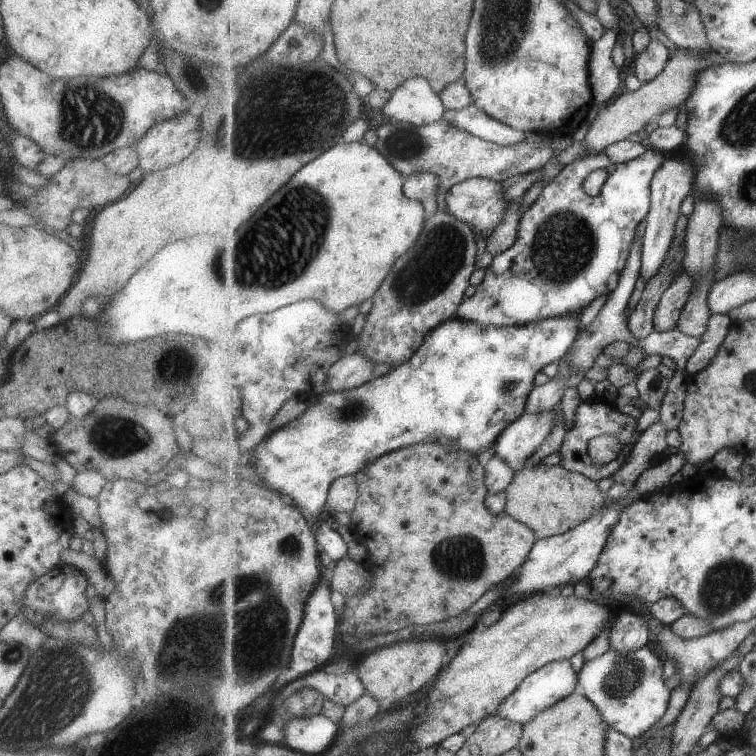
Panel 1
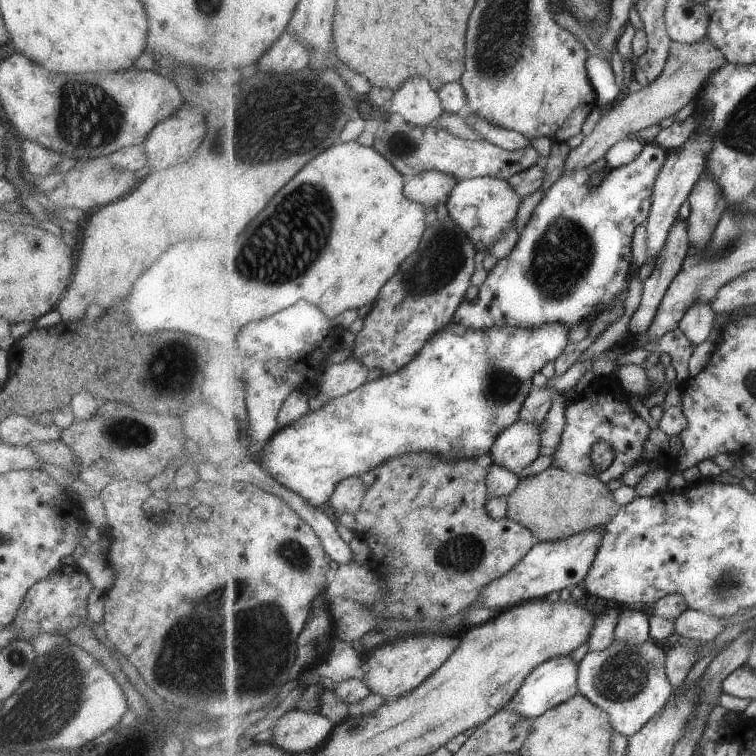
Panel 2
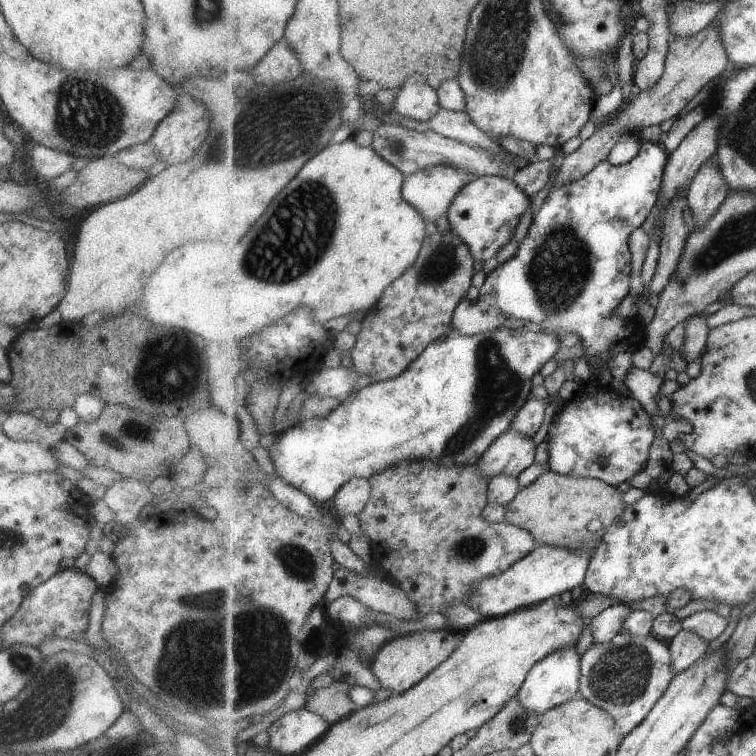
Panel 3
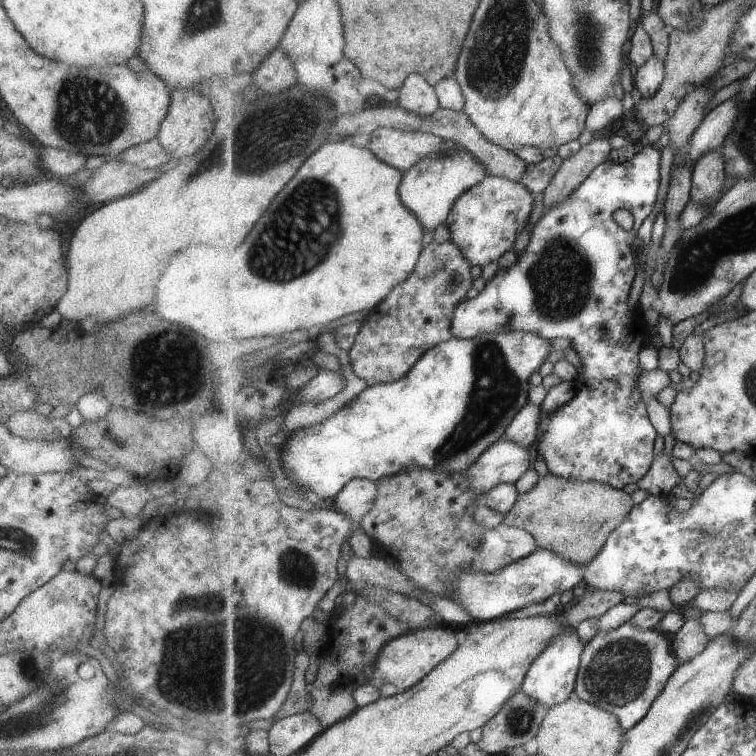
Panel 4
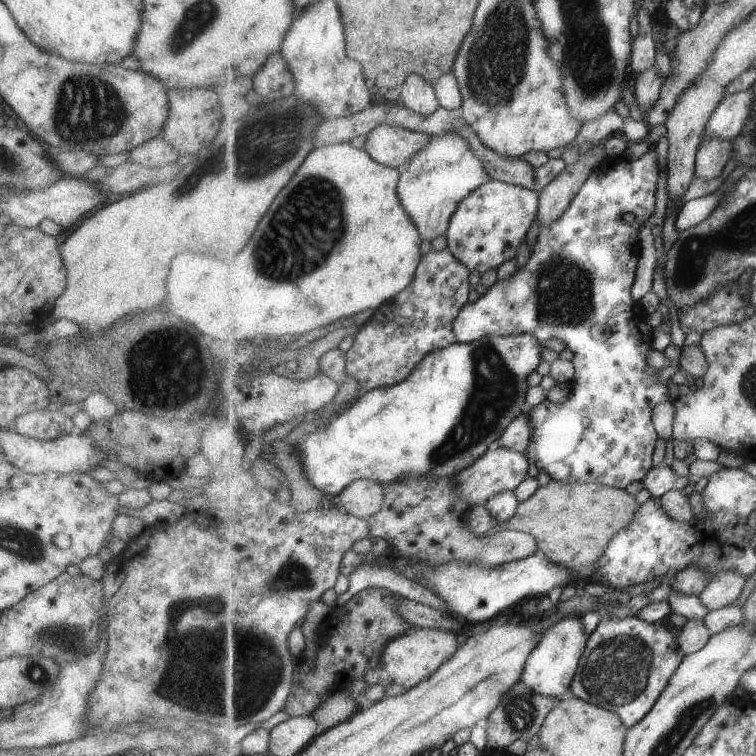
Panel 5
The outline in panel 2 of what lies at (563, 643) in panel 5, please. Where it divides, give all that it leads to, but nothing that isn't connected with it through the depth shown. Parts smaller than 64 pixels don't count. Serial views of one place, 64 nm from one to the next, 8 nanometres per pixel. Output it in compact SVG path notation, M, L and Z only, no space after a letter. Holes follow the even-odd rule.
M569 654L549 658L529 674L524 685L513 696L513 700L509 702L507 707L511 710L517 710L517 714L521 714L523 718L536 719L547 710L563 704L580 692L578 686L579 667L580 662L575 663Z

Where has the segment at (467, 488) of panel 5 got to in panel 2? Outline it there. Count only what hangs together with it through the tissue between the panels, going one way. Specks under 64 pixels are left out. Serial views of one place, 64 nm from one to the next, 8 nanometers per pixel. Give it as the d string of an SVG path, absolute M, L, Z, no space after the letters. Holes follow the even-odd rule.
M523 420L515 422L500 434L489 452L492 464L501 464L507 470L519 474L540 457L541 432L542 426L533 426L531 422Z

